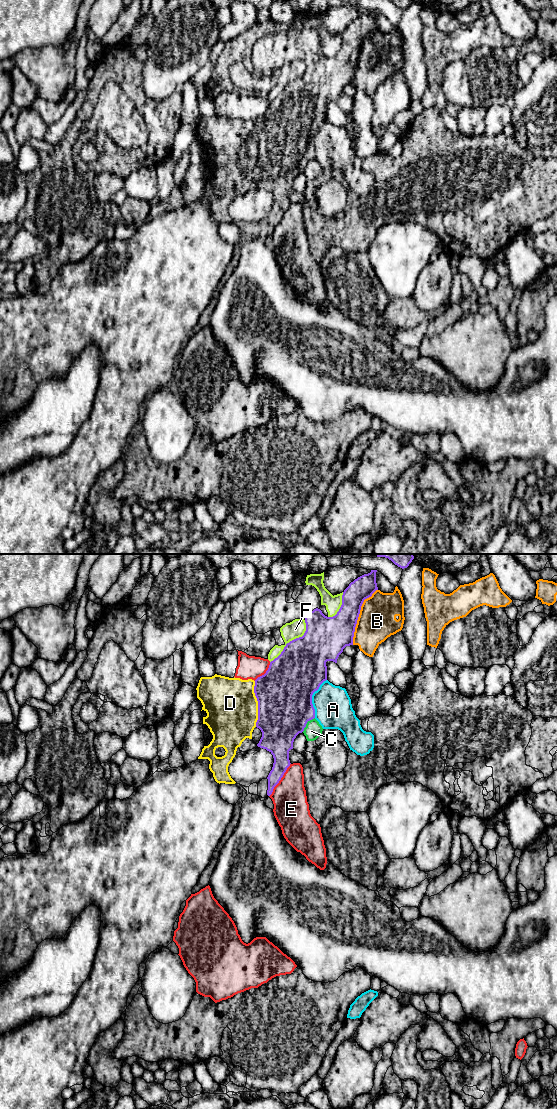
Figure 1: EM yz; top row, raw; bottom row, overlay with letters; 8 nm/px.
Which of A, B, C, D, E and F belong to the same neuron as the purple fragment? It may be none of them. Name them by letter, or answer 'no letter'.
D

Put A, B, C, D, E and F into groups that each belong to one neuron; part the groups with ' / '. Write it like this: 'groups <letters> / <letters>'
groups A / B F / C / D / E

